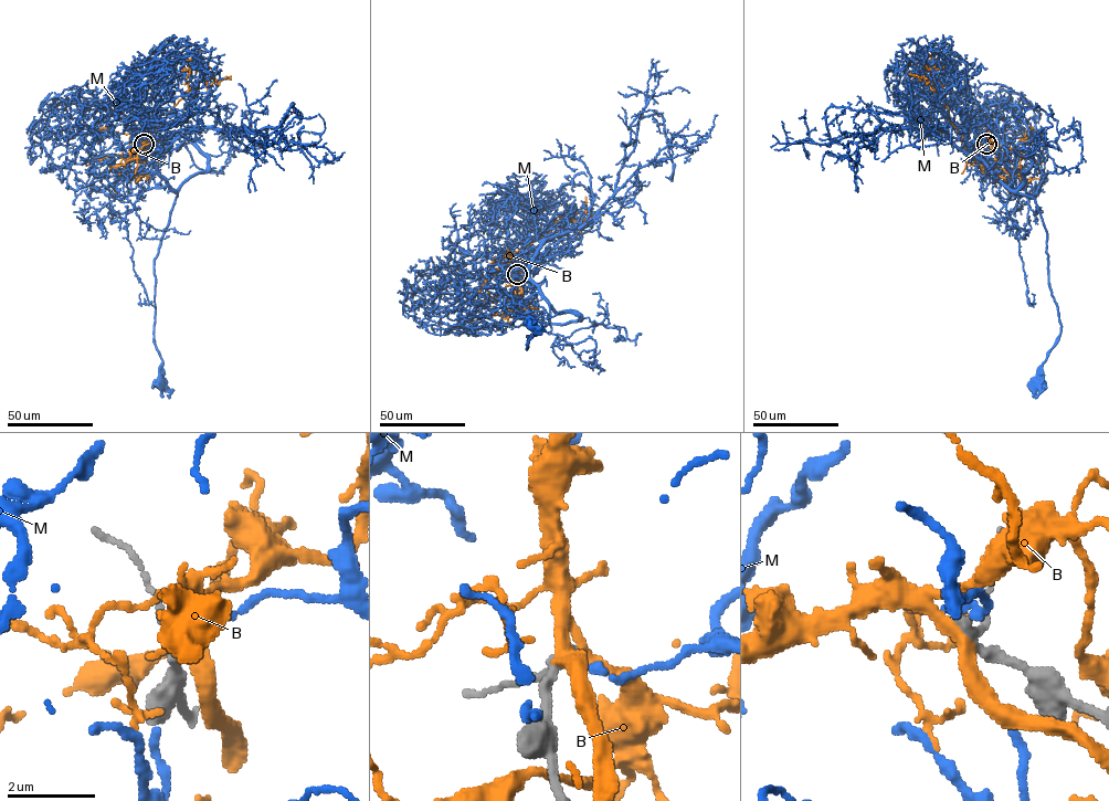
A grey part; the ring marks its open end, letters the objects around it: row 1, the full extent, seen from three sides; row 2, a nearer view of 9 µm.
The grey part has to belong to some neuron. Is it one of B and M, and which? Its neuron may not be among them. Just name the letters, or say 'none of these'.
none of these

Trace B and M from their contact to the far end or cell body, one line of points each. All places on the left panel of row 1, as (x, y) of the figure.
B: (144, 145), (149, 143), (149, 136), (189, 90), (190, 69), (183, 64), (201, 52)
M: (144, 144), (154, 147), (156, 169), (177, 193), (155, 261), (154, 336), (162, 361), (160, 382)

